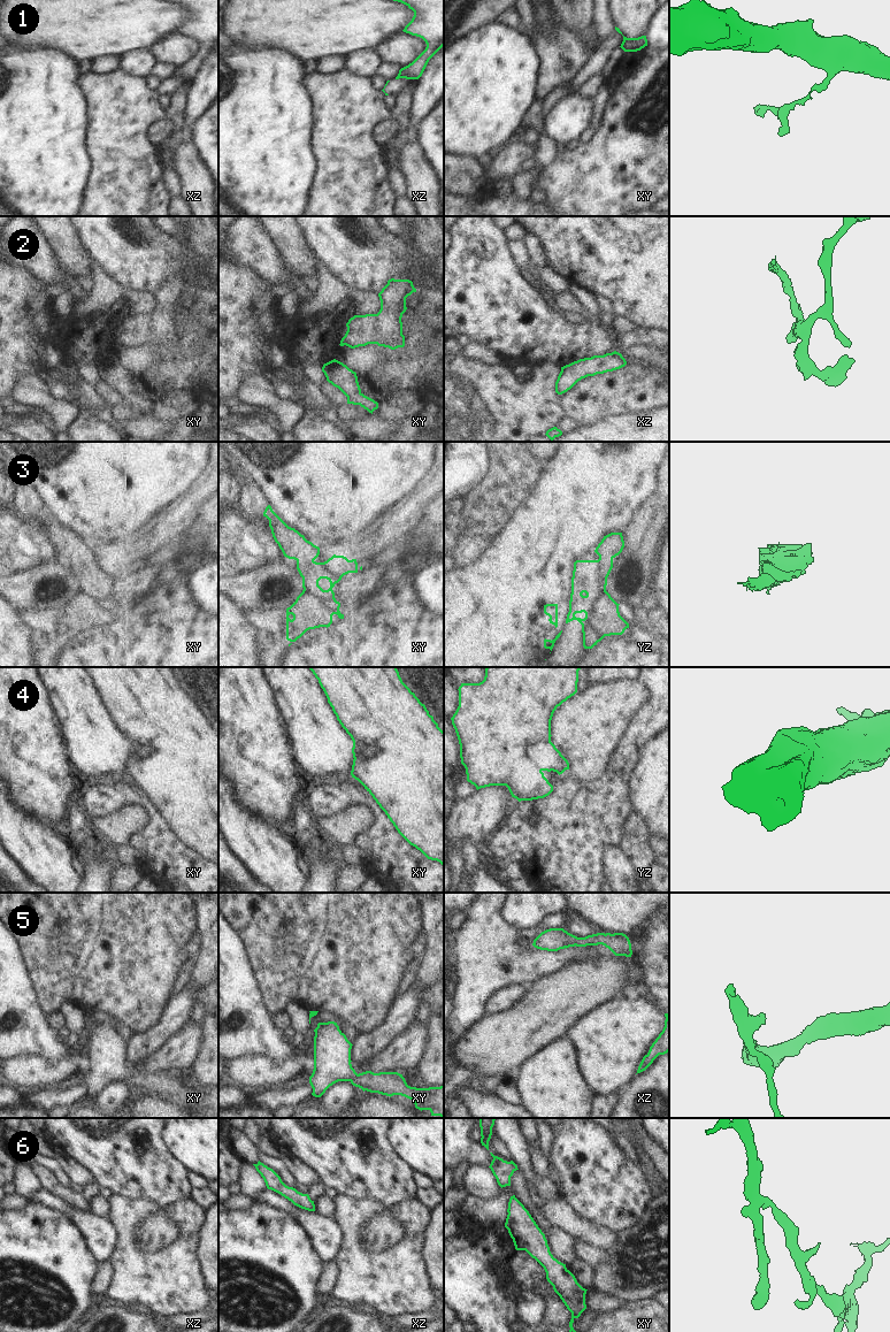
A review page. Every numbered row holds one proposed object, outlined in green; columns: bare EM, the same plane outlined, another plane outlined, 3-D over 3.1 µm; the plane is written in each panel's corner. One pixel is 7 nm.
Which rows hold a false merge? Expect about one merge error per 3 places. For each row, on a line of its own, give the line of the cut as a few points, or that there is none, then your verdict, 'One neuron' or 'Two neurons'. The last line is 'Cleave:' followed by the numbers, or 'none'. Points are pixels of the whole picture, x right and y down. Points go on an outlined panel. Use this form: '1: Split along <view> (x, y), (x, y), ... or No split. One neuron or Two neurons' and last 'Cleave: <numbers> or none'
1: Split along xz (398, 74), (404, 77). Two neurons
2: No split. One neuron
3: No split. One neuron
4: Split along xy (352, 739), (371, 747), (375, 750), (374, 756). Two neurons
5: No split. One neuron
6: No split. One neuron
Cleave: 1, 4

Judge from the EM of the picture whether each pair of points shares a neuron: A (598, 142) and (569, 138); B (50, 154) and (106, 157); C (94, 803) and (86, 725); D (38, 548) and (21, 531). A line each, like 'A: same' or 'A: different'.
A: different
B: different
C: different
D: same

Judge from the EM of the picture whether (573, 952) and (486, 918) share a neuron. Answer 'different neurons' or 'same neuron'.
same neuron

